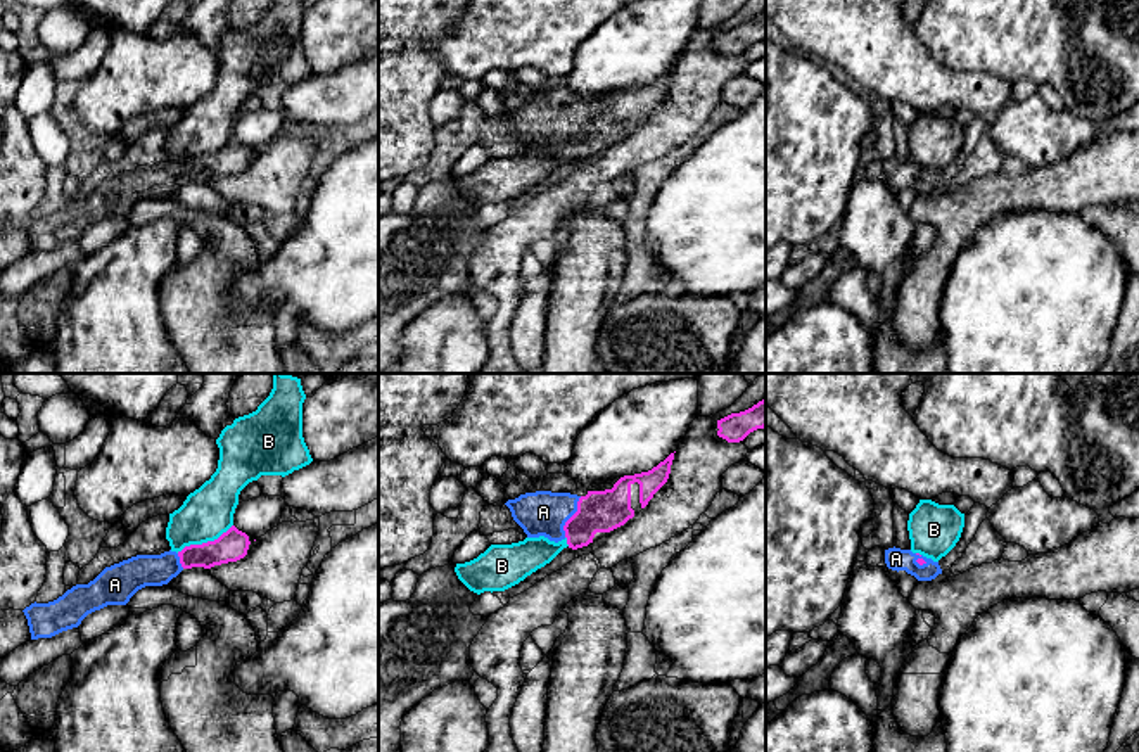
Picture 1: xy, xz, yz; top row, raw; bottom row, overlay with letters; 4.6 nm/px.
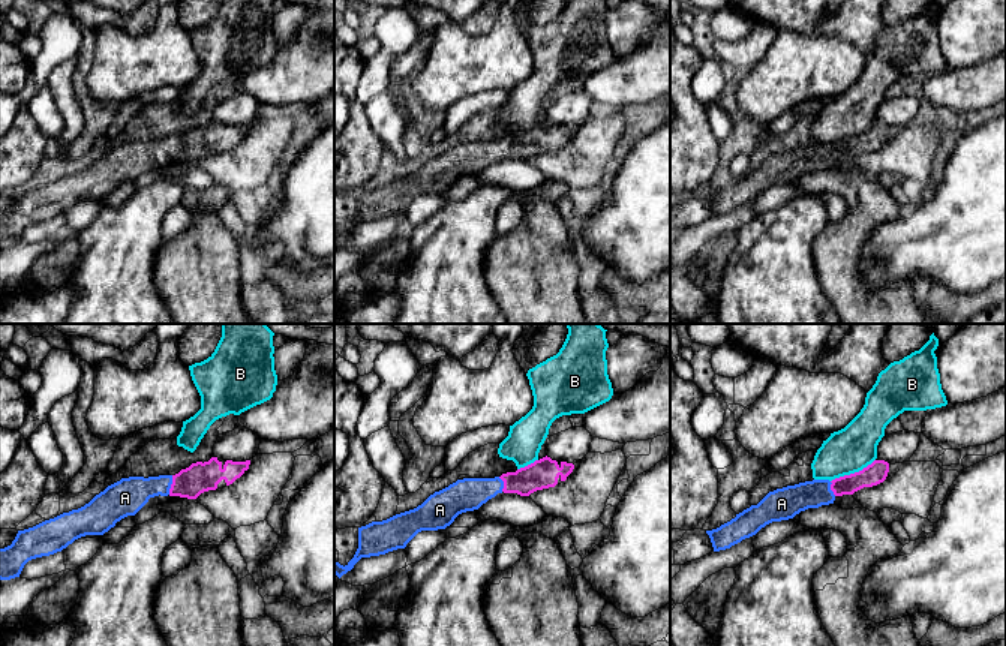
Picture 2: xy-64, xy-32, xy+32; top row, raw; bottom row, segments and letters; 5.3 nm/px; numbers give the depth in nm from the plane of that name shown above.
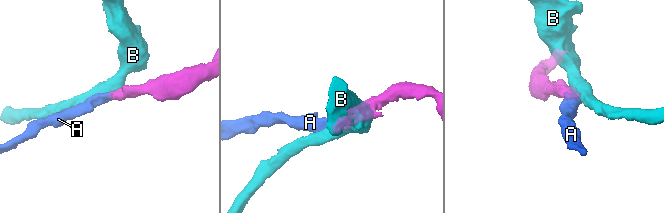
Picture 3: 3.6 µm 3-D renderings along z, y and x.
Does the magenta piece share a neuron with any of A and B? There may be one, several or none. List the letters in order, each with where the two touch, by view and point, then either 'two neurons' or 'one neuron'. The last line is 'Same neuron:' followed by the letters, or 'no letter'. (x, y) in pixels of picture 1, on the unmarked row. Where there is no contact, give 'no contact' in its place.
A: meets magenta in xz at (571, 130); one neuron
B: meets magenta in xy at (204, 156); two neurons
Same neuron: A

